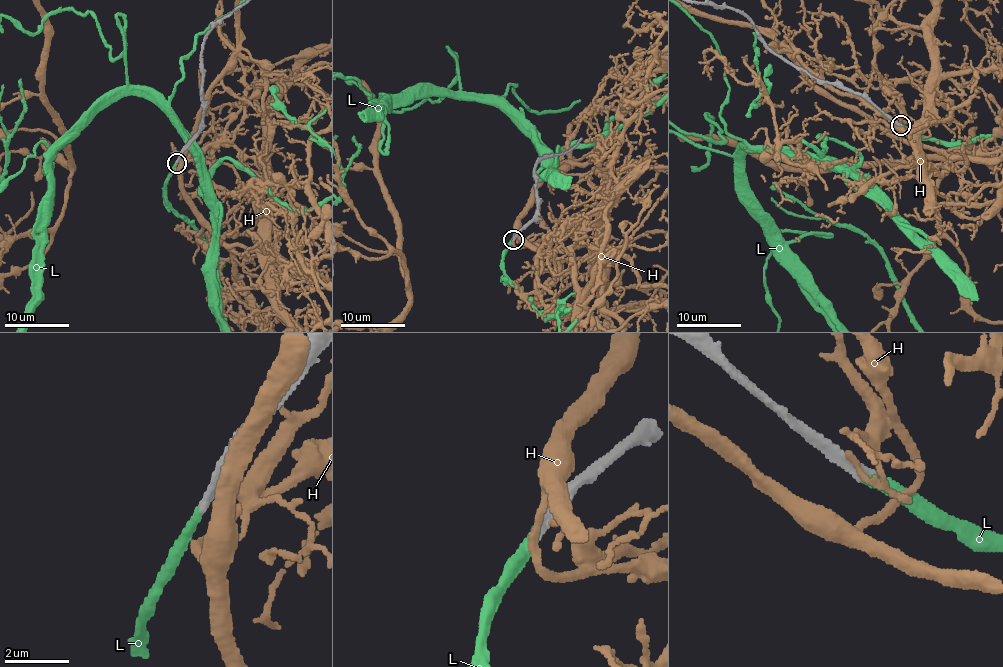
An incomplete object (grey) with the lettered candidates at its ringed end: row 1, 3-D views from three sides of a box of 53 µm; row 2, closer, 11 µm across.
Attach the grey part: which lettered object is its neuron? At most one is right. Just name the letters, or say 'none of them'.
L

